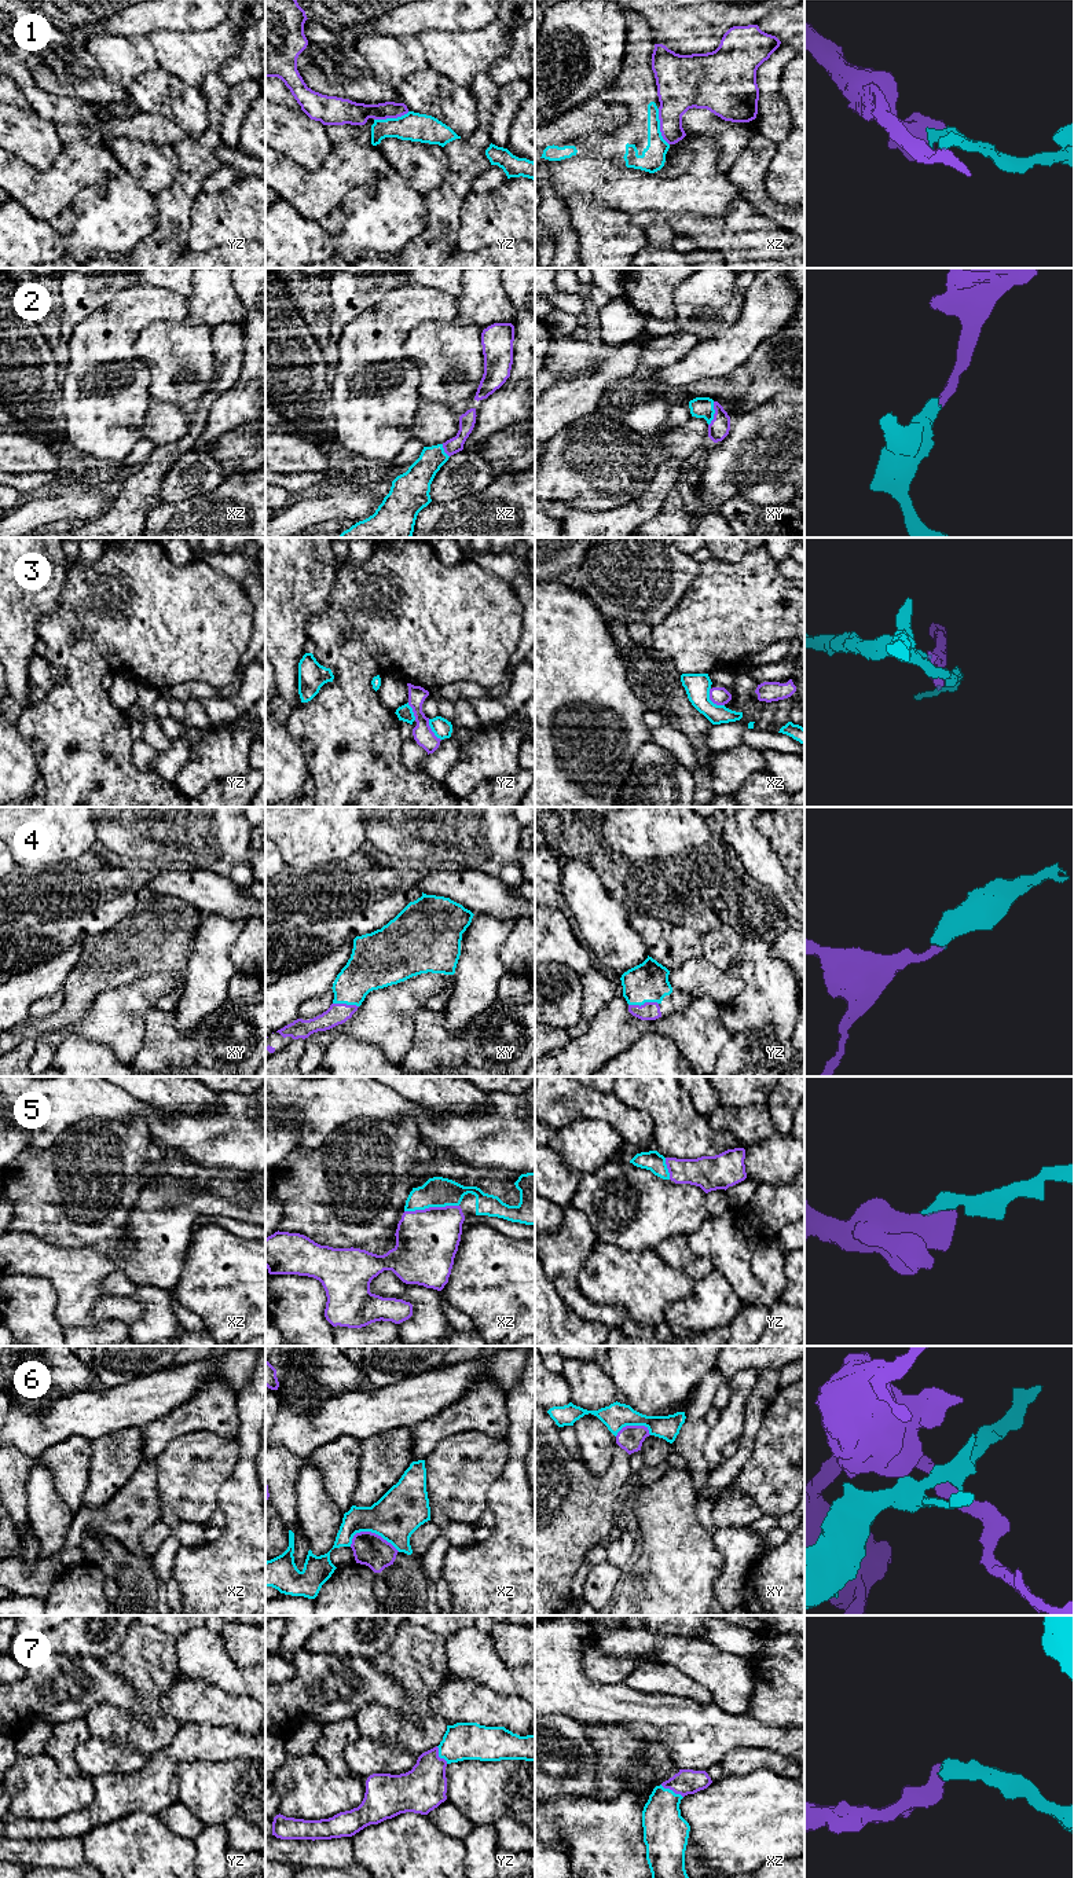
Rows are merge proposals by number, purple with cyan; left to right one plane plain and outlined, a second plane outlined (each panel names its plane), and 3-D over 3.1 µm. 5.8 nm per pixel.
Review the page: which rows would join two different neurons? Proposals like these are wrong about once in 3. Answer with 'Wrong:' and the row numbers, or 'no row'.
Wrong: 1, 3, 6

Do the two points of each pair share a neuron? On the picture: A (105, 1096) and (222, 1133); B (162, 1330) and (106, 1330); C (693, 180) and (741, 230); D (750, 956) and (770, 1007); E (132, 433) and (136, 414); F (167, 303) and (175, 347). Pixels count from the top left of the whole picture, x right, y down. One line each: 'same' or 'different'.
A: same
B: different
C: different
D: same
E: same
F: different

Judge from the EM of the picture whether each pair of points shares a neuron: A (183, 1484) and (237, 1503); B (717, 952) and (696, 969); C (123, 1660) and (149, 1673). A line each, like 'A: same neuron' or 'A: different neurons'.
A: different neurons
B: different neurons
C: same neuron

